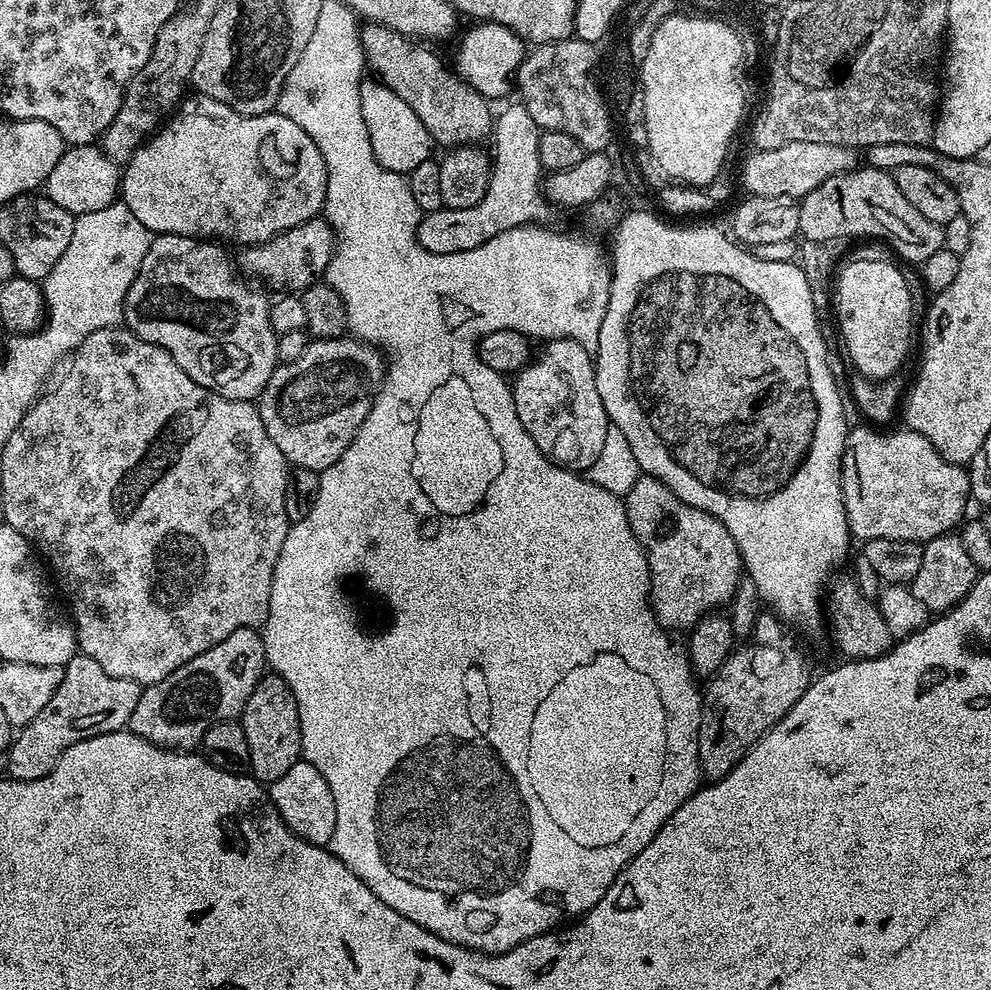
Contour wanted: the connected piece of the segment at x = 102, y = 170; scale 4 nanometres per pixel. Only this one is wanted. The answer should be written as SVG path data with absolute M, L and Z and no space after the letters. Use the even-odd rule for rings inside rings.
M95 143L68 146L65 147L62 158L58 158L58 166L50 170L46 195L48 199L58 202L62 210L77 217L90 214L90 210L104 210L106 206L117 203L121 179L121 165L110 159L104 153L103 147Z

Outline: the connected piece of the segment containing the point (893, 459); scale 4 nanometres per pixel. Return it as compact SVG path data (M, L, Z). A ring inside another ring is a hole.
M859 426L848 433L840 463L848 531L860 542L894 538L920 543L952 532L965 519L964 511L970 505L972 487L967 471L942 458L922 434L888 431L892 430Z

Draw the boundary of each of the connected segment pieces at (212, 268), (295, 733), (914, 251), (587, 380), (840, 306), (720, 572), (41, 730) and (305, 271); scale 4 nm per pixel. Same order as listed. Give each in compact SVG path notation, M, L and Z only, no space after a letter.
M178 234L153 235L150 250L146 250L146 258L142 258L140 272L134 278L134 282L128 287L128 292L124 295L122 324L123 327L128 328L134 334L138 334L138 338L142 338L154 346L162 346L172 355L174 362L178 362L178 366L182 366L182 370L186 370L186 374L190 374L190 378L194 378L194 382L198 382L202 386L206 386L231 400L255 401L259 397L260 391L266 386L266 382L270 382L270 378L278 366L276 359L277 335L272 328L272 319L268 309L270 300L269 297L264 297L258 289L251 288L251 286L256 286L253 286L247 279L238 275L238 268L234 263L233 257L231 260L220 248L223 247L219 243L211 240L200 240L196 236L179 236Z
M261 676L254 694L250 694L246 702L239 722L246 730L246 746L250 746L250 775L261 784L271 786L275 780L282 778L282 774L286 774L286 770L290 770L290 766L301 760L302 734L298 706L294 694L281 676Z
M857 166L850 172L839 172L834 178L826 178L822 186L814 186L799 205L799 235L805 241L873 236L876 240L885 240L901 256L901 261L912 266L923 264L934 250L944 246L943 227L930 222L930 218L918 214L918 210L910 206L902 190L898 190L891 171Z
M553 338L537 360L529 359L528 365L515 373L511 385L514 406L526 434L534 438L544 456L573 470L590 467L602 451L610 425L602 394L598 394L593 353L584 348L587 347L579 340Z
M852 260L846 264L834 280L834 320L843 351L859 375L887 380L901 371L912 344L914 315L906 279L900 273L901 265L888 260Z
M641 475L634 486L630 487L623 497L630 528L644 547L648 556L648 569L652 575L650 599L652 609L662 627L669 630L685 628L691 630L708 613L723 609L736 593L738 582L742 579L742 561L738 554L738 546L734 546L734 538L730 538L730 530L718 522L710 514L698 510L694 506L686 506L668 487L652 476Z
M77 654L70 662L63 665L62 682L58 682L58 690L54 690L54 698L38 710L38 714L30 723L15 733L12 747L8 749L7 775L14 780L37 780L48 776L50 770L78 742L86 738L101 736L107 732L119 732L127 729L130 718L134 714L134 706L138 706L141 685L126 678L114 678L94 662L94 658Z
M317 218L302 222L302 226L294 226L264 244L247 245L241 251L244 253L241 254L240 260L238 256L238 268L245 277L253 281L268 280L270 287L296 294L317 283L327 273L335 250L336 233L332 231L332 225L327 219Z

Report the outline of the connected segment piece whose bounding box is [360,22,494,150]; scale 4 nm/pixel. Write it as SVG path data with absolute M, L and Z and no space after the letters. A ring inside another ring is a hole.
M371 22L365 23L360 28L360 41L362 42L362 50L364 51L367 67L371 71L373 68L377 72L373 73L378 77L380 83L385 84L390 90L394 90L394 94L398 94L398 98L402 98L402 102L406 102L406 106L410 106L410 110L414 110L414 114L418 114L422 126L426 126L426 130L430 134L433 145L440 147L441 144L444 150L451 150L461 146L476 146L491 137L494 108L488 105L489 97L487 95L484 97L476 89L479 87L475 83L465 80L459 71L451 72L428 49L431 47L425 46L415 39L398 34L393 28L388 28L384 24L373 24Z

